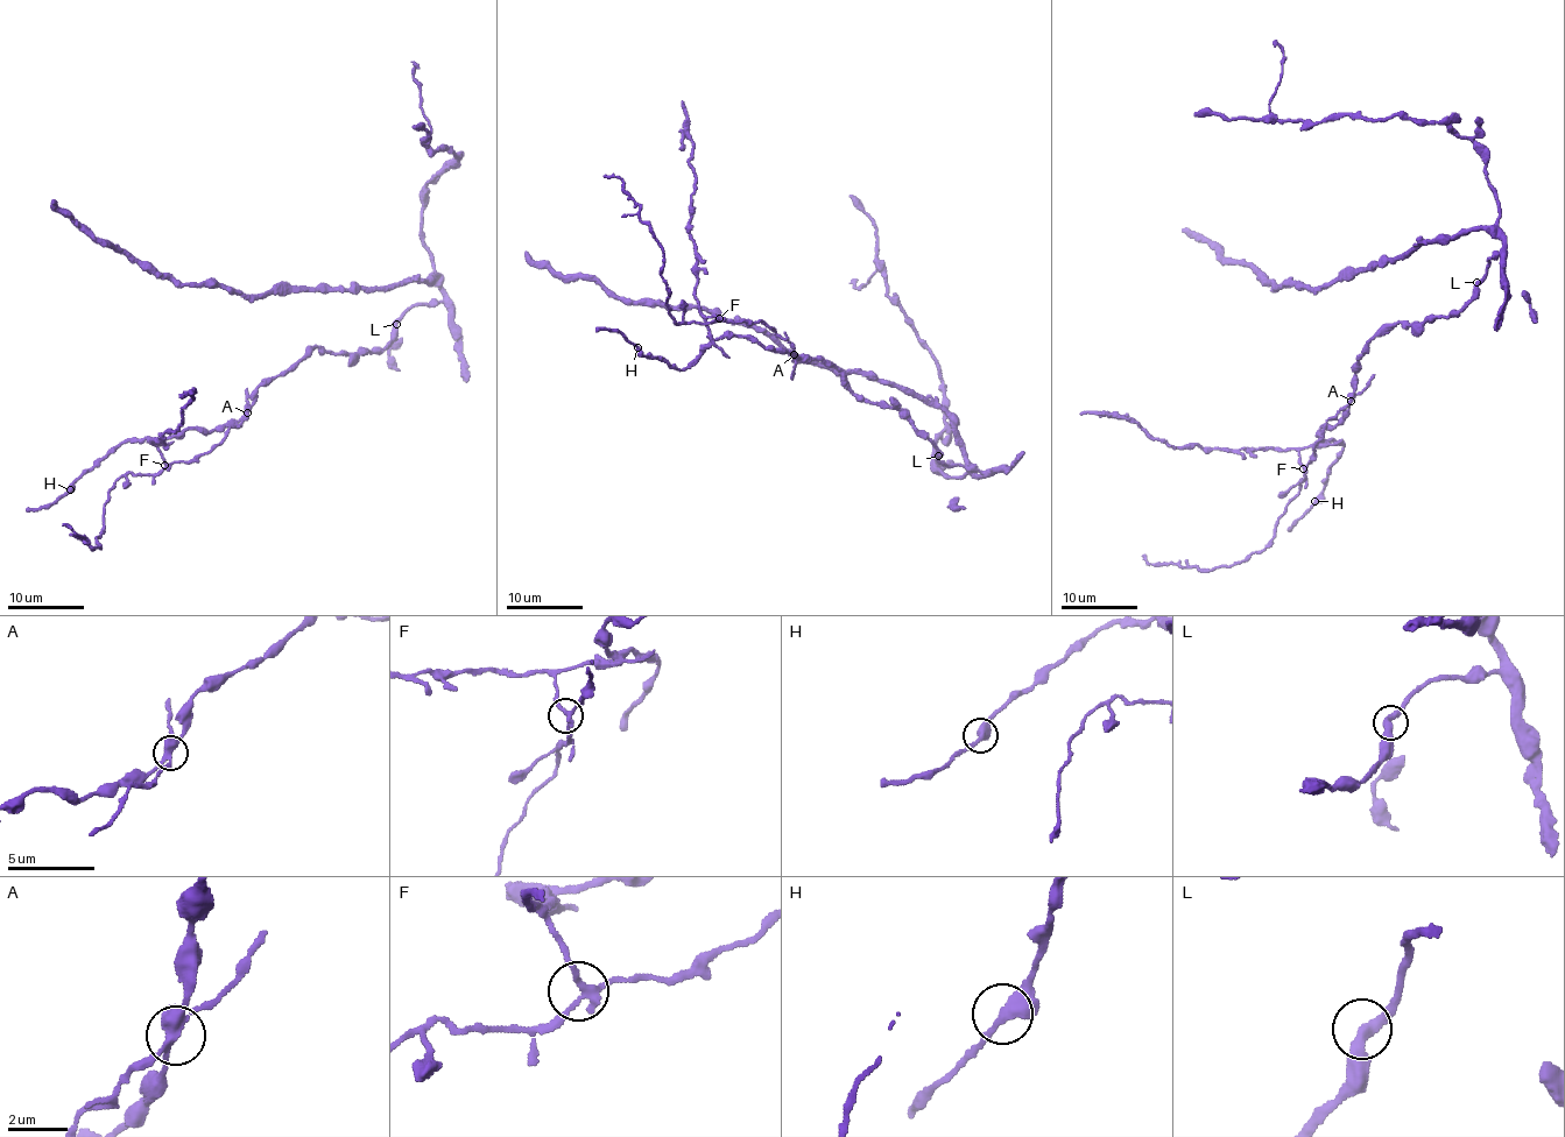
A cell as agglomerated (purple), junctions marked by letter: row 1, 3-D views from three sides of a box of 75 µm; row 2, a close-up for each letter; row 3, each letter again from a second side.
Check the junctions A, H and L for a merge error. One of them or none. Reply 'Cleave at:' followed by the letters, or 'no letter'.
Cleave at: A

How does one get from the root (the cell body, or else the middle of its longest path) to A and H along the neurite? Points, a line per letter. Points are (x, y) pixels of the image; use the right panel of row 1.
A: (1477, 284), (1474, 296), (1460, 310), (1411, 325), (1390, 323), (1366, 344), (1355, 365), (1351, 401)
H: (1477, 284), (1460, 310), (1390, 323), (1366, 344), (1348, 411), (1319, 429), (1322, 440), (1344, 446), (1315, 501)

